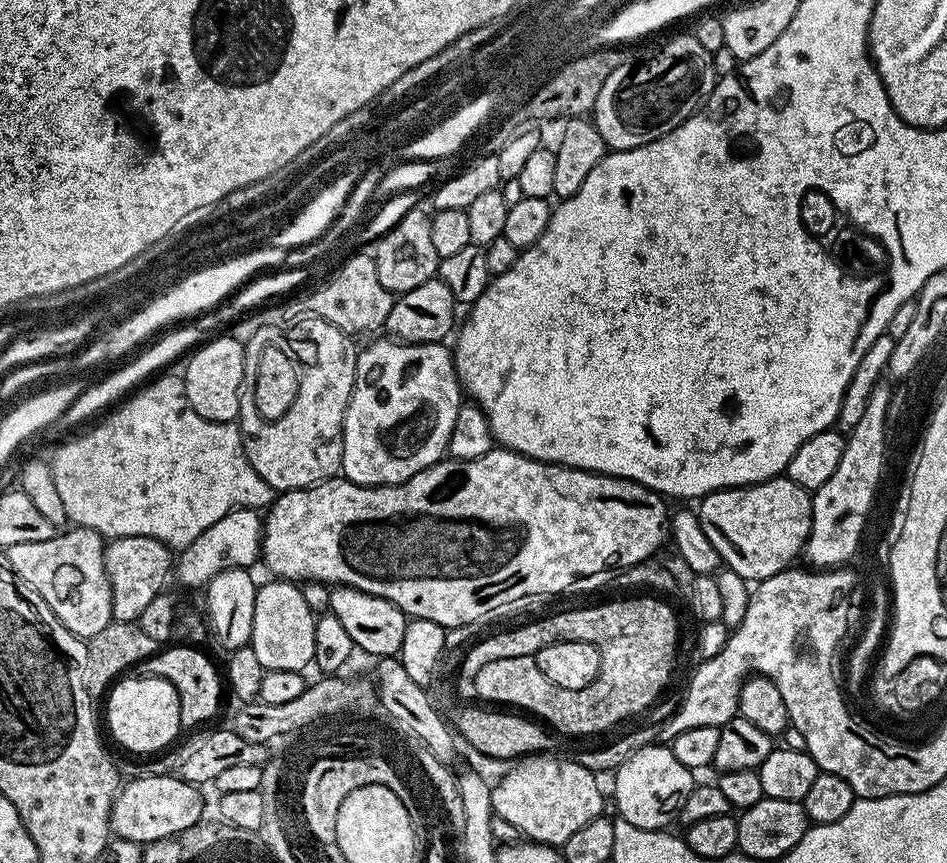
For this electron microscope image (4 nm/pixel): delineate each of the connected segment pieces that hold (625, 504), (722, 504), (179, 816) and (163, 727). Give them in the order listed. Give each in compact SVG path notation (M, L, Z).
M499 446L493 447L491 452L482 454L482 458L474 458L473 460L453 460L445 458L438 464L431 464L426 470L422 470L418 474L414 474L409 480L405 480L402 484L394 484L391 486L365 486L356 484L347 478L333 478L330 480L322 480L319 484L314 484L310 488L294 488L284 490L273 499L270 507L267 509L266 515L263 517L264 539L262 541L262 564L272 571L273 577L281 580L290 580L293 582L303 582L309 578L320 580L323 584L329 586L343 586L345 588L353 588L359 592L365 592L371 596L378 598L386 598L386 602L390 602L394 606L398 606L404 611L404 615L413 619L433 620L441 624L444 629L453 630L460 628L463 624L472 624L475 620L480 620L483 616L488 616L491 612L496 612L499 608L504 608L507 604L512 604L515 600L524 600L527 596L548 596L551 592L564 592L579 576L596 576L603 568L620 568L619 570L627 570L635 565L643 564L660 548L660 543L666 540L670 532L670 511L666 505L665 497L659 492L653 492L651 488L643 488L641 484L635 484L633 480L622 480L619 476L601 476L594 472L583 472L580 468L565 468L562 464L547 464L541 460L532 460L529 456L523 456L517 452L511 452L509 448Z
M777 478L764 480L761 484L750 484L746 488L721 488L703 497L699 504L700 525L706 538L710 538L714 550L718 550L721 561L743 580L759 582L785 571L795 561L792 559L803 553L804 543L808 541L812 525L812 498L793 480Z
M176 774L137 776L137 780L132 780L129 784L127 781L116 793L112 812L108 815L113 837L143 846L167 836L179 837L180 833L185 832L190 826L201 823L205 815L204 800L200 797L201 789L197 785L187 784Z
M136 674L115 681L107 693L108 728L113 738L128 752L163 753L167 749L164 747L182 732L178 690L174 690L169 680L157 676L132 675Z

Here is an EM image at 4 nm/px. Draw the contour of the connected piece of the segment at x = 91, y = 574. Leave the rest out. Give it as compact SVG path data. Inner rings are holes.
M79 526L69 527L67 530L54 534L46 542L18 542L18 546L10 546L8 553L8 564L15 570L16 579L24 588L32 588L44 601L50 610L81 640L87 642L94 634L106 630L106 626L113 623L112 618L112 591L108 575L104 569L104 550L106 547L105 537L99 532Z

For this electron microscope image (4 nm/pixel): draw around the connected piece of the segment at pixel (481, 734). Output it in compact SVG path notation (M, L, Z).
M468 704L465 708L454 709L452 716L450 715L450 724L455 735L461 741L464 739L474 751L481 752L482 755L489 756L492 760L515 762L533 754L547 753L551 749L548 748L552 744L551 738L548 737L550 732L543 723L512 710L493 710L488 706L480 707L484 708L475 708L474 705Z

